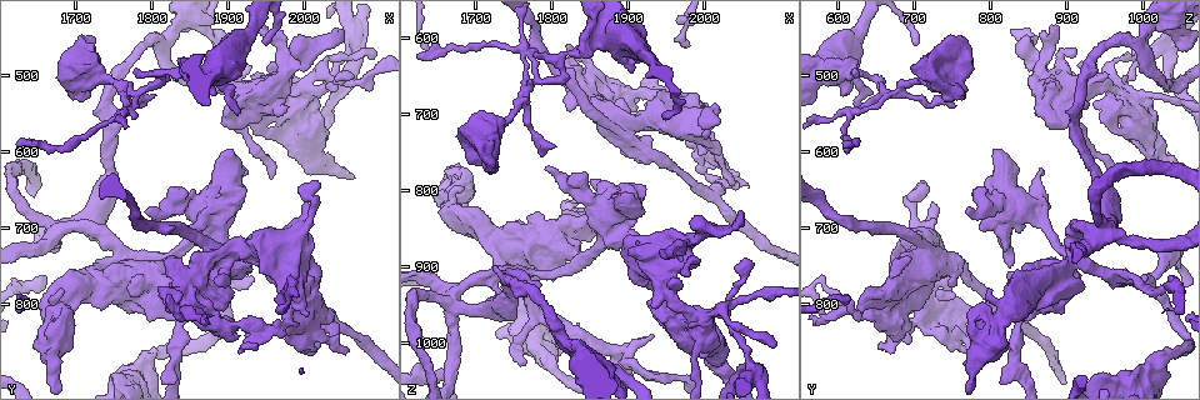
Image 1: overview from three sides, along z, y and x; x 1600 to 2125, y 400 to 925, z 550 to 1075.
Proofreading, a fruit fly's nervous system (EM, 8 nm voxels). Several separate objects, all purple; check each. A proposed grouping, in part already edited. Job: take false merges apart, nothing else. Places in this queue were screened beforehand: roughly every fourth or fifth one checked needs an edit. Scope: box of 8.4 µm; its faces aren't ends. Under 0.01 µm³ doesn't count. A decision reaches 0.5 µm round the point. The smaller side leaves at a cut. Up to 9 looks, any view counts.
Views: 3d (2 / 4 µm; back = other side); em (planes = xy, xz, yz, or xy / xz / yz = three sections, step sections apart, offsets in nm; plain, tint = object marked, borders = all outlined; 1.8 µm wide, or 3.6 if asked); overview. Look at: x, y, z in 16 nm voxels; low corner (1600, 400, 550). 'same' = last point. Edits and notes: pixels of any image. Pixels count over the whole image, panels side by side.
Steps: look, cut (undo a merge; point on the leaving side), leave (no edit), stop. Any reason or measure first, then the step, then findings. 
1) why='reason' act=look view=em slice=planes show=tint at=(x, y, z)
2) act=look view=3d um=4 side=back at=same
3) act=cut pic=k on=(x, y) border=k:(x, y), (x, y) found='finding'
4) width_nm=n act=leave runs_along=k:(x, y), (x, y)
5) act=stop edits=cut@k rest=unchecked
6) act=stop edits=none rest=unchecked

why='thick turns thin' act=look view=em slice=xz step=8 show=tint at=(1825, 800, 640)

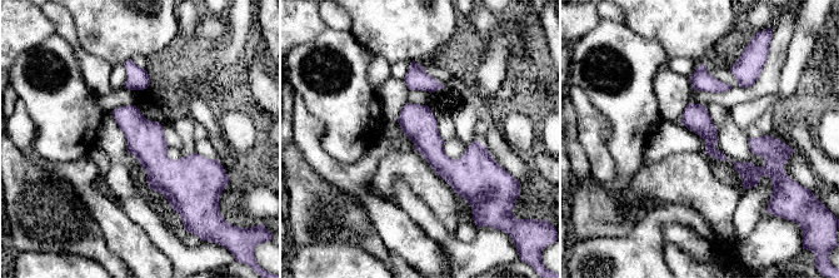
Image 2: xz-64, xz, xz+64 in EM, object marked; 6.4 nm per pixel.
act=look view=em slice=planes show=tint at=same

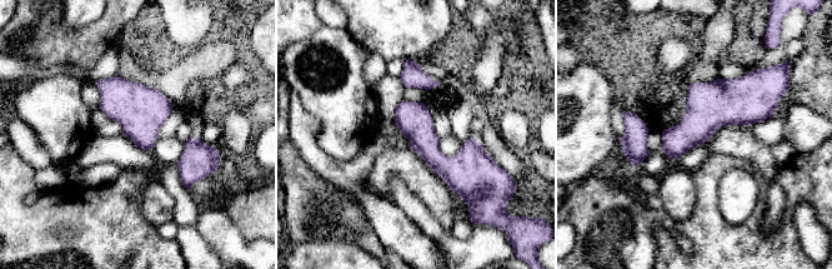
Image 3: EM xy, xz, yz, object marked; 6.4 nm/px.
width_nm=220 act=leave runs_along=3:(400, 108), (445, 163), (486, 163) found='continuous, no second cell'

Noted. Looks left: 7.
why='two arms at a narrow angle' act=look view=3d um=2 at=(2000, 845, 755)

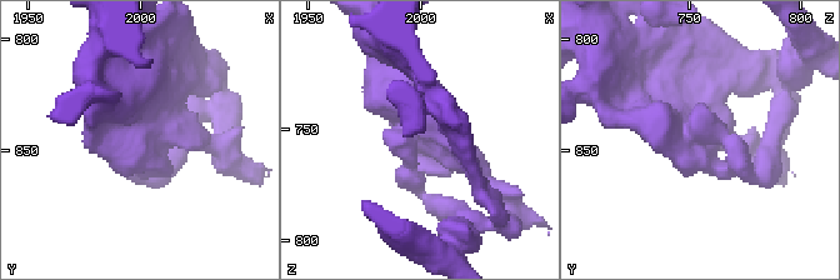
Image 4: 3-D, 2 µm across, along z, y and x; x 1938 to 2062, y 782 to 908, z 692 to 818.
arms=3 why='need the tissue' act=look view=em slice=planes show=tint at=(2001, 845, 751)

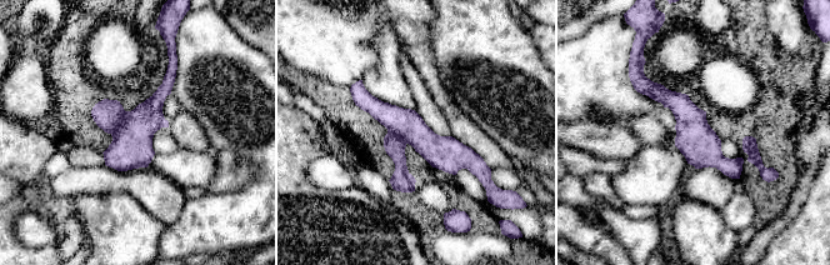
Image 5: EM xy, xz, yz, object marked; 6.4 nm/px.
act=leave runs_along=5:(355, 90), (480, 171) found='one cell here'

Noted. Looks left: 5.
why='abrupt turn' act=look view=3d um=4 at=(1665, 700, 940)

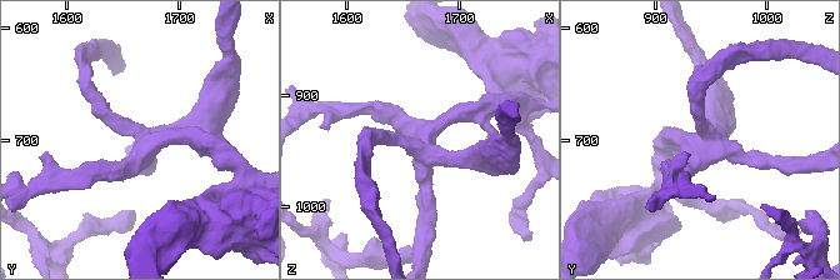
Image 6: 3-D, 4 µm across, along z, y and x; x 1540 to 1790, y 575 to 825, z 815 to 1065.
act=look view=em slice=yz step=8 show=tint at=(1666, 704, 944)

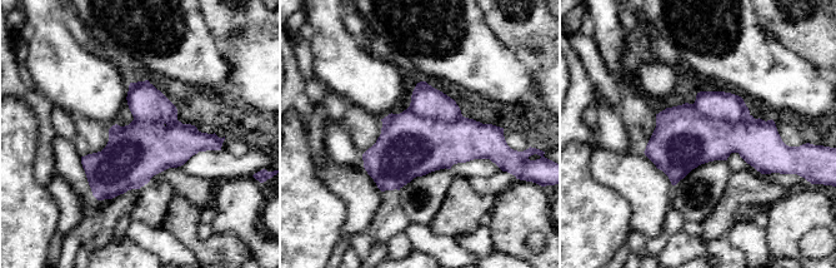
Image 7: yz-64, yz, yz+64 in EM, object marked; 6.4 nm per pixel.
act=leave found='all the same cell'

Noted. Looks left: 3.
why='abrupt turn' act=look view=em slice=xz step=8 show=tint at=(1670, 825, 805)

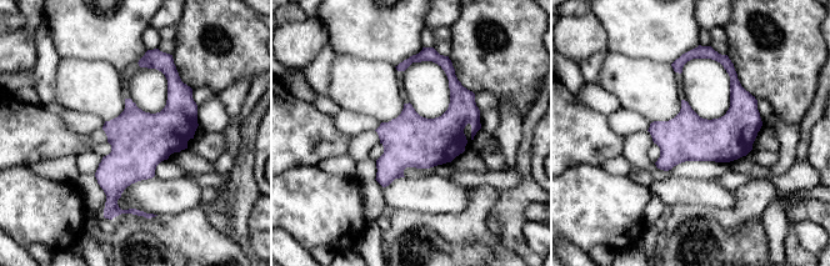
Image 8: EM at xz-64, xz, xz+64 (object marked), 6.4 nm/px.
why='another direction' act=look view=em slice=planes show=tint at=same

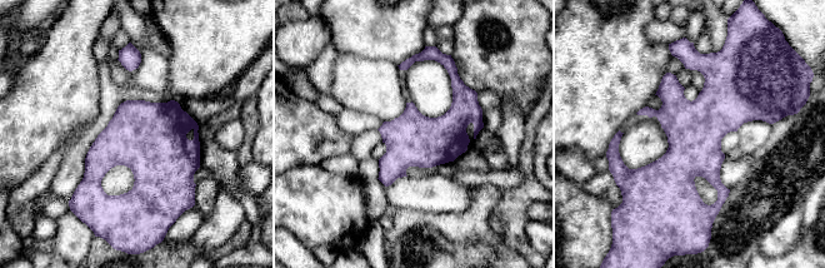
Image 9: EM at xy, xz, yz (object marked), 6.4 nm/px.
act=leave runs_along=9:(688, 58), (710, 75), (686, 158), (700, 208) found='one cell here'

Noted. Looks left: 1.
act=stop edits=none rest=unchecked

